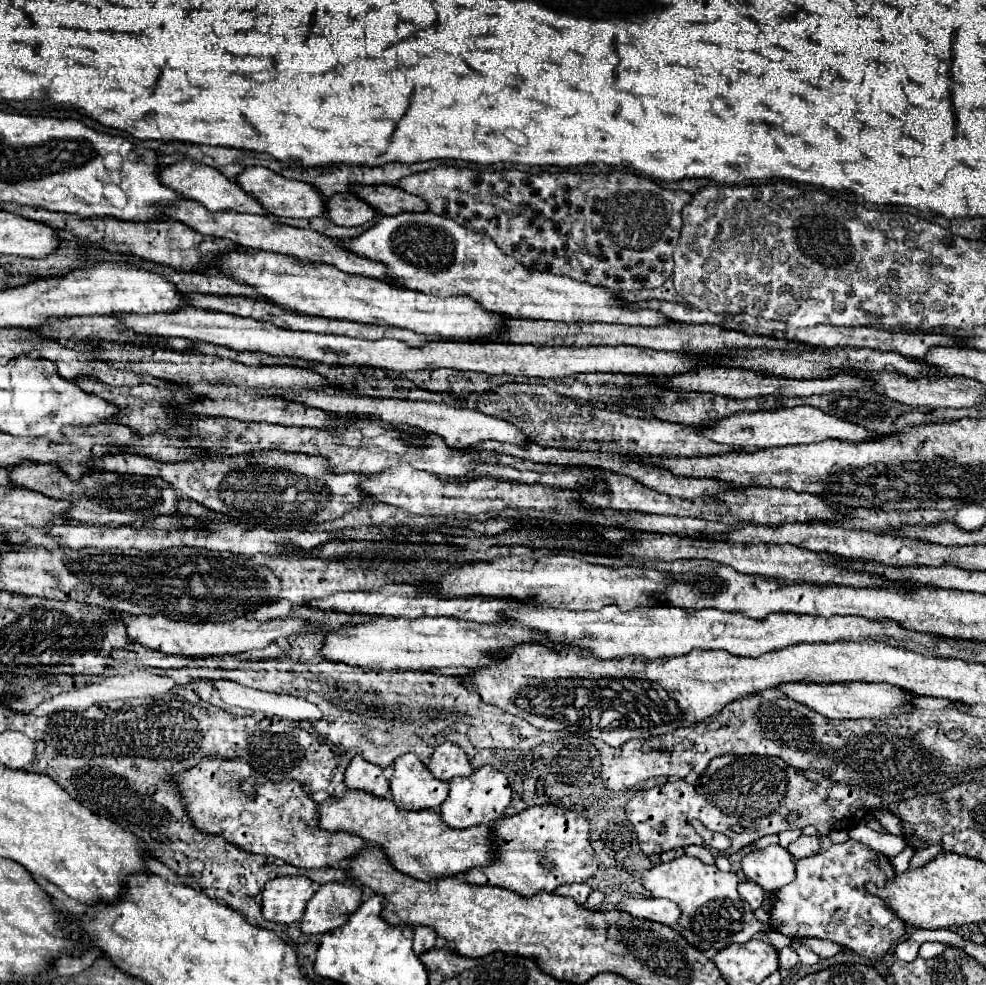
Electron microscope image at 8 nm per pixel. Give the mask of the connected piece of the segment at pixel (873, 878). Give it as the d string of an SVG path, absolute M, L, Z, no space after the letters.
M821 836L821 852L809 858L801 858L797 864L797 876L791 884L783 886L775 892L775 902L771 910L771 924L775 930L789 938L823 938L835 944L841 944L865 958L881 958L889 946L905 934L905 922L899 920L891 908L877 896L869 894L865 884L873 882L877 886L885 886L895 878L895 870L891 860L857 840L847 840L843 844L833 844L827 836Z

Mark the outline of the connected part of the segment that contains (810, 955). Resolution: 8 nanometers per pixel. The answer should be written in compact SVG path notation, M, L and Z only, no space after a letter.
M793 942L793 948L797 950L801 964L805 964L805 966L811 966L811 964L815 964L815 962L819 962L820 960L817 954L814 952L807 952L807 948L801 948L801 944L797 944L797 942Z

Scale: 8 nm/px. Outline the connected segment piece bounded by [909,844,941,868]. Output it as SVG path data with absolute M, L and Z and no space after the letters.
M937 844L937 846L929 846L929 848L925 848L925 850L917 850L917 852L913 854L913 858L909 860L909 868L921 868L921 866L929 864L939 852L941 852L939 844Z

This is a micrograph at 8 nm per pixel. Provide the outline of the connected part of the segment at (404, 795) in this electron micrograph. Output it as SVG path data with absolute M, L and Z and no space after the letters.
M403 754L393 762L393 802L401 810L439 810L447 800L449 784L437 780L415 754Z

